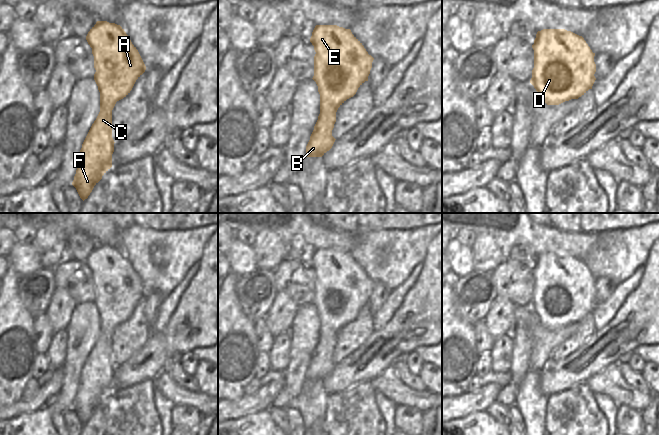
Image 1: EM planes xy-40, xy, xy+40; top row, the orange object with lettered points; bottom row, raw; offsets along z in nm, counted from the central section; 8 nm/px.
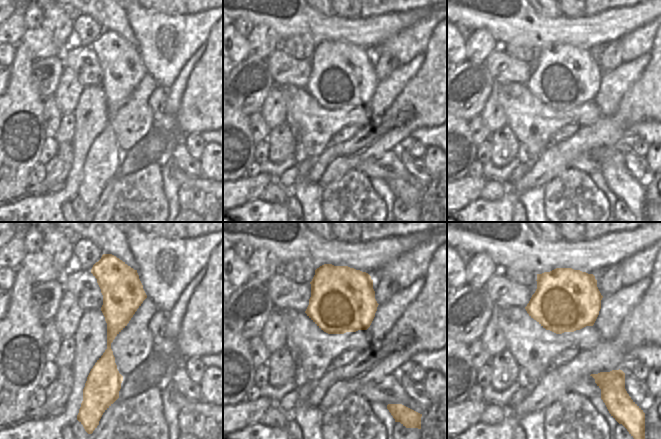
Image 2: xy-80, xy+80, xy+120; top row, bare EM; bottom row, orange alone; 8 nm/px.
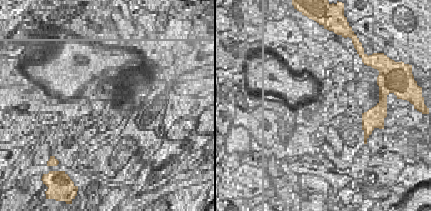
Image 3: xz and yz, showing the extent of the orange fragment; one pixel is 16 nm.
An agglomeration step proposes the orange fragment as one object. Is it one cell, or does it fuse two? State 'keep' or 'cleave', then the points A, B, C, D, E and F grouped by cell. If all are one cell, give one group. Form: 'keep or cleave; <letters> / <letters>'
keep; A B C D E F

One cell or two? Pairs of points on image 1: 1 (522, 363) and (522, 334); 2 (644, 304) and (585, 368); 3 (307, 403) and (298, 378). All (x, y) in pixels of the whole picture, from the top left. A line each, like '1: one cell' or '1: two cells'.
1: one cell
2: one cell
3: two cells

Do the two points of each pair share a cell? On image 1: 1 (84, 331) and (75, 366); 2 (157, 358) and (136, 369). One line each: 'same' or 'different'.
1: same
2: same

